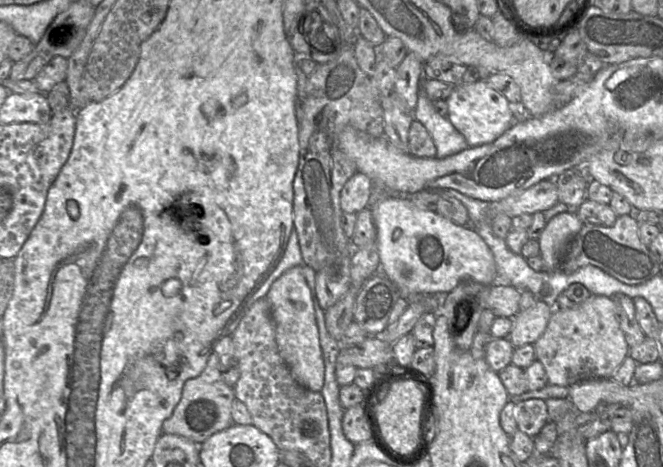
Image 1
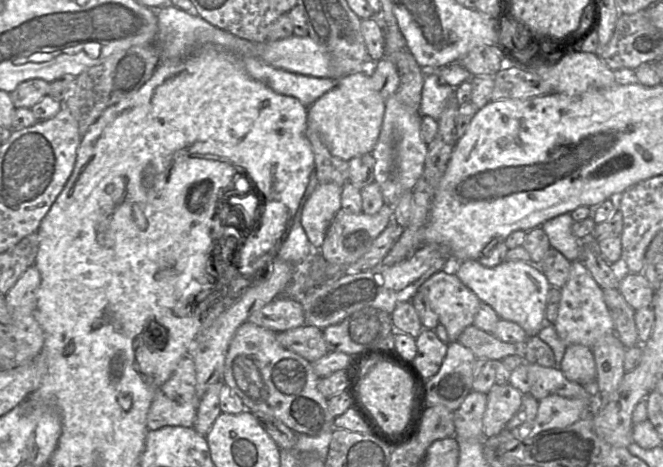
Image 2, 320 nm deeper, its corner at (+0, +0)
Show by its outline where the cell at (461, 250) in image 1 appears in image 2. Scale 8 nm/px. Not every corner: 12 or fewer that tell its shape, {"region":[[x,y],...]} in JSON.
{"region":[[470,259],[456,275],[528,336],[545,325],[551,286],[539,266]]}

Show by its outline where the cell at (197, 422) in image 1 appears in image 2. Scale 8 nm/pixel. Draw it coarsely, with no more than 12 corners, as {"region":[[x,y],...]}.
{"region":[[186,355],[156,390],[148,430],[193,427],[199,400]]}

